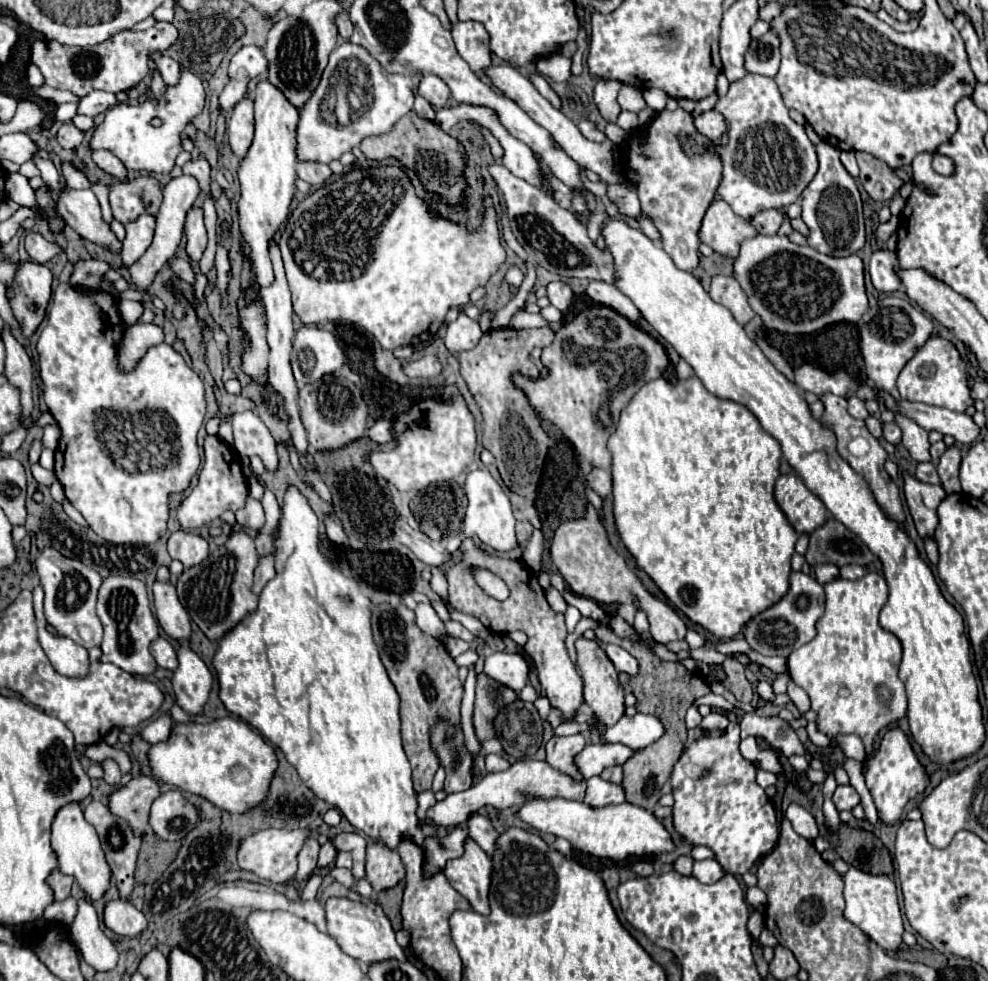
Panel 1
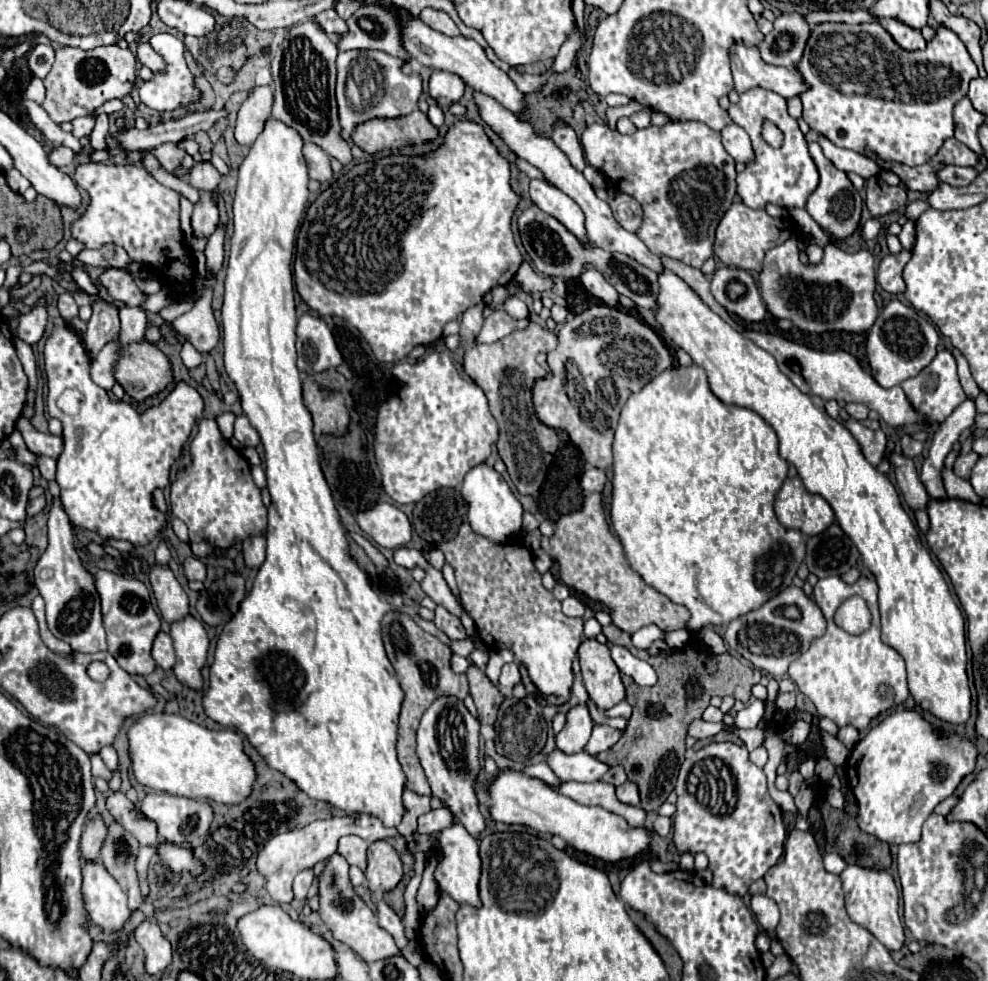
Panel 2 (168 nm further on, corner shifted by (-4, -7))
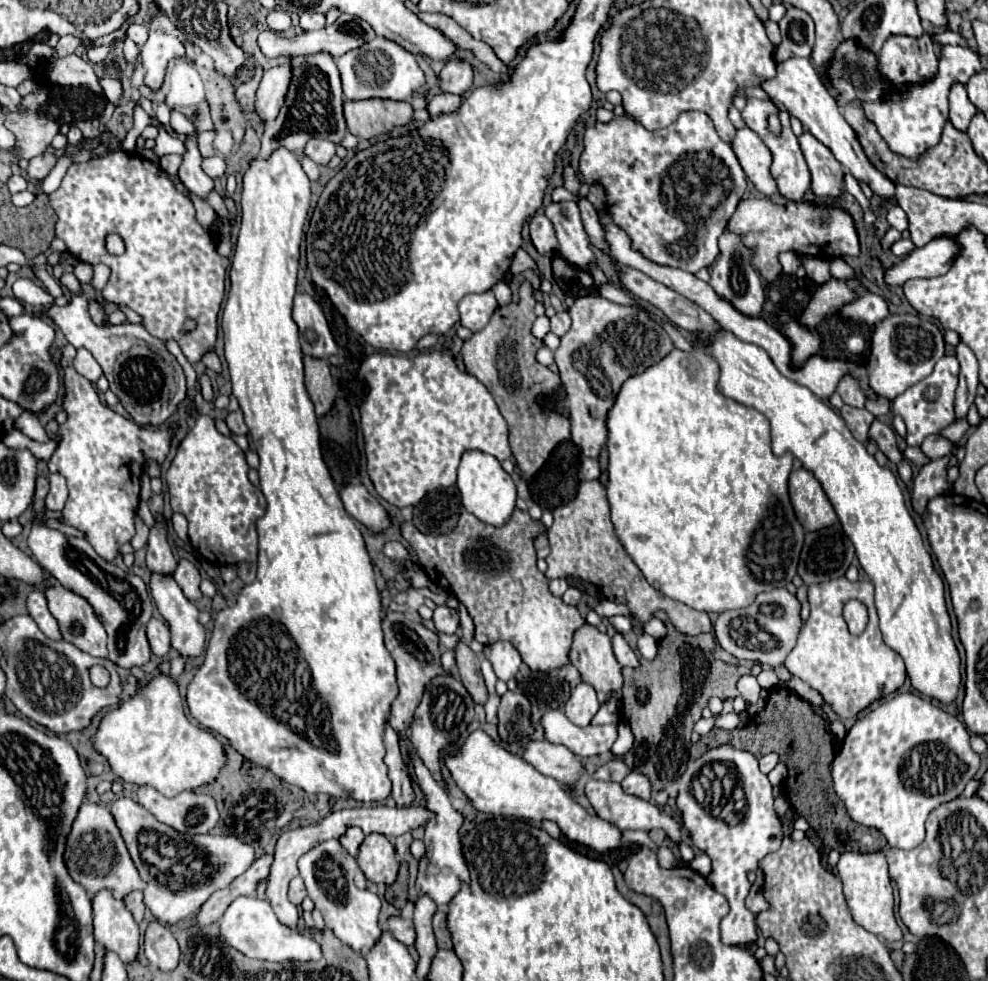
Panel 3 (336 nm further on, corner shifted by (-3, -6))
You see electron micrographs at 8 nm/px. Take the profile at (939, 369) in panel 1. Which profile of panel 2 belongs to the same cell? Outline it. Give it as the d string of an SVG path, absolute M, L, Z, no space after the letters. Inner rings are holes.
M940 350L936 354L936 358L932 360L930 366L926 366L916 378L910 378L906 382L902 382L902 390L908 398L908 402L920 412L924 414L930 422L942 422L942 418L946 418L950 414L950 410L954 410L954 406L958 406L958 402L962 402L962 398L966 398L958 374L956 374L956 360L952 356L952 352L948 350Z

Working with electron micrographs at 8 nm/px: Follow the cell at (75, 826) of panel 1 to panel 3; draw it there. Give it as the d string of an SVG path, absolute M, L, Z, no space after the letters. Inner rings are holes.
M101 889L93 895L93 927L95 941L117 953L123 963L137 957L139 927L129 909L125 909L125 903L113 897L109 889Z

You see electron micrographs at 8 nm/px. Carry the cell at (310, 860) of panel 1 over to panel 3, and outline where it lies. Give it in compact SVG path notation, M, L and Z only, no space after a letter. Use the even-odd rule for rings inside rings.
M295 877L295 879L291 881L291 885L289 885L289 899L291 899L291 903L301 905L303 897L305 897L305 885L303 885L301 877Z

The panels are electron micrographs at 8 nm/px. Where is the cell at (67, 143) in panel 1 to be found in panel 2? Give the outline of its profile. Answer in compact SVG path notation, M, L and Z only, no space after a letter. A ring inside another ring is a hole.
M58 146L58 148L52 148L52 150L48 152L48 160L50 160L54 166L62 168L62 166L72 164L72 160L74 160L74 152L72 152L70 148Z

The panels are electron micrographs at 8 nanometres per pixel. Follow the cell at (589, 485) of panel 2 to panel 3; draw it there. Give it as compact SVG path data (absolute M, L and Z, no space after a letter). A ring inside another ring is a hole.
M583 459L583 465L579 469L579 479L591 481L591 479L599 479L599 475L601 475L599 461L597 459Z

